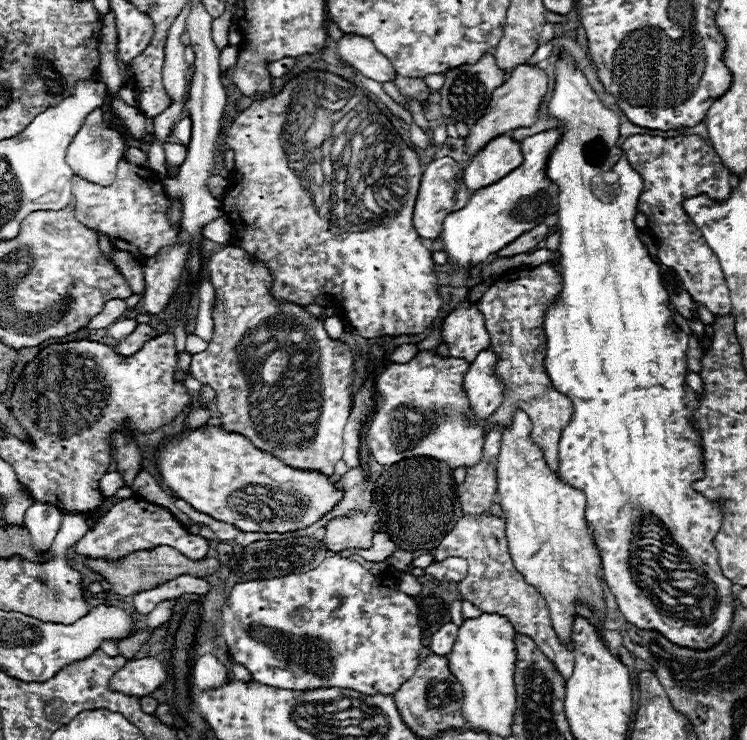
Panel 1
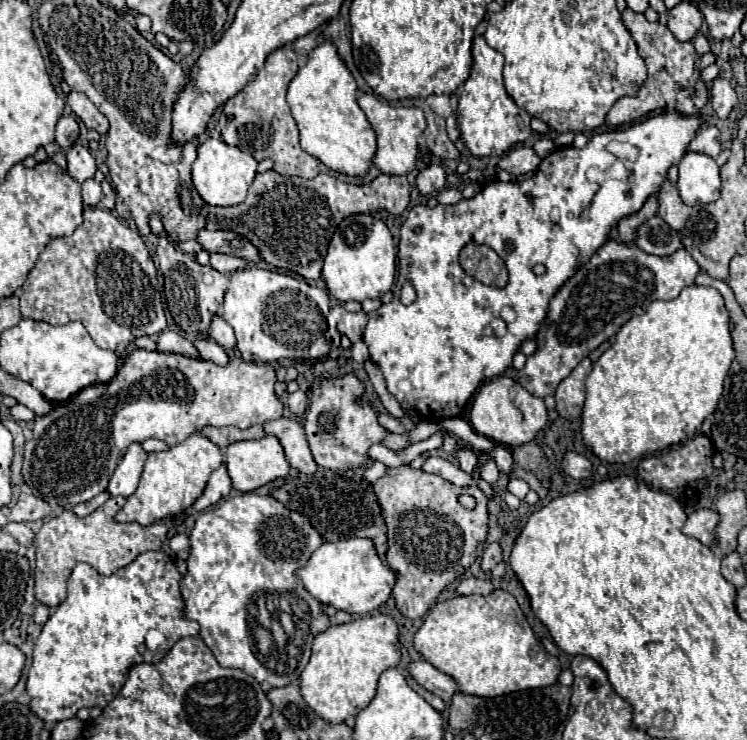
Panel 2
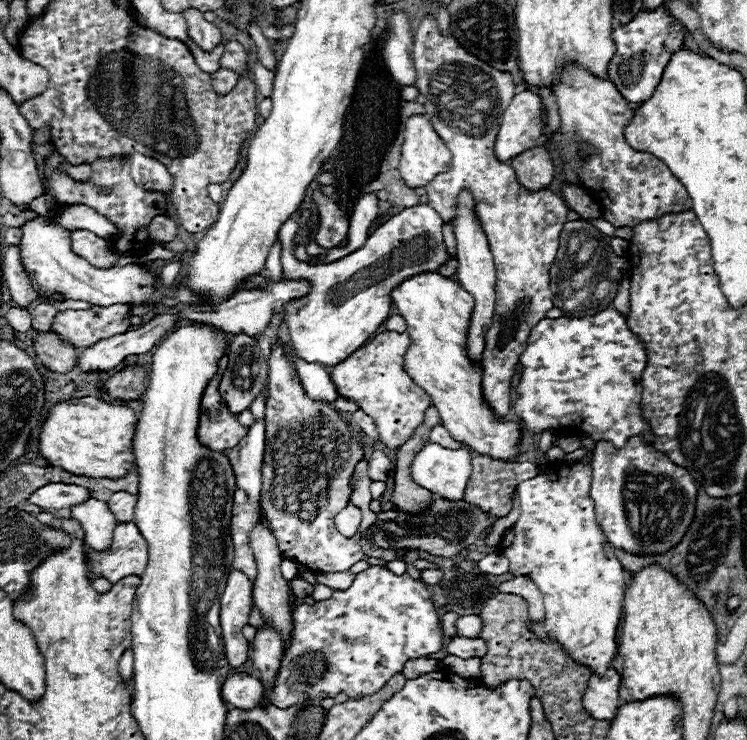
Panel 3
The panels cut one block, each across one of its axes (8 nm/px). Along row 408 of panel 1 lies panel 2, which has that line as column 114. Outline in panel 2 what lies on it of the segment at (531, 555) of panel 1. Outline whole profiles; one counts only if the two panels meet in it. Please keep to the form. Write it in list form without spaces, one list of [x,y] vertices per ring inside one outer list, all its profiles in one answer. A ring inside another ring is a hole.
[[[190,434],[184,442],[168,452],[152,452],[144,464],[138,490],[126,498],[126,504],[114,516],[116,522],[140,522],[142,526],[156,524],[160,520],[172,520],[186,512],[196,498],[202,496],[210,474],[224,462],[218,446],[200,434]]]

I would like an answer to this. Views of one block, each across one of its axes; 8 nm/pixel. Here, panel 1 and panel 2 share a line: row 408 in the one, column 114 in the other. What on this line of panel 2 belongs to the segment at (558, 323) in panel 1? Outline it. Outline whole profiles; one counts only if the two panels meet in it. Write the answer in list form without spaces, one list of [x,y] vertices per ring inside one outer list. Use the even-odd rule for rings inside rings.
[[[152,550],[138,554],[126,568],[120,568],[112,576],[100,576],[88,564],[76,564],[70,578],[68,578],[68,596],[66,600],[54,610],[48,622],[42,628],[34,644],[34,658],[32,668],[28,670],[26,678],[26,692],[30,694],[30,710],[44,722],[54,724],[68,718],[80,708],[98,706],[104,708],[114,694],[124,686],[126,674],[136,664],[154,664],[164,658],[164,654],[150,652],[144,644],[144,636],[150,628],[158,628],[166,634],[168,644],[172,646],[180,638],[196,636],[200,626],[198,622],[184,622],[184,598],[180,592],[180,572],[172,556],[164,550]]]

